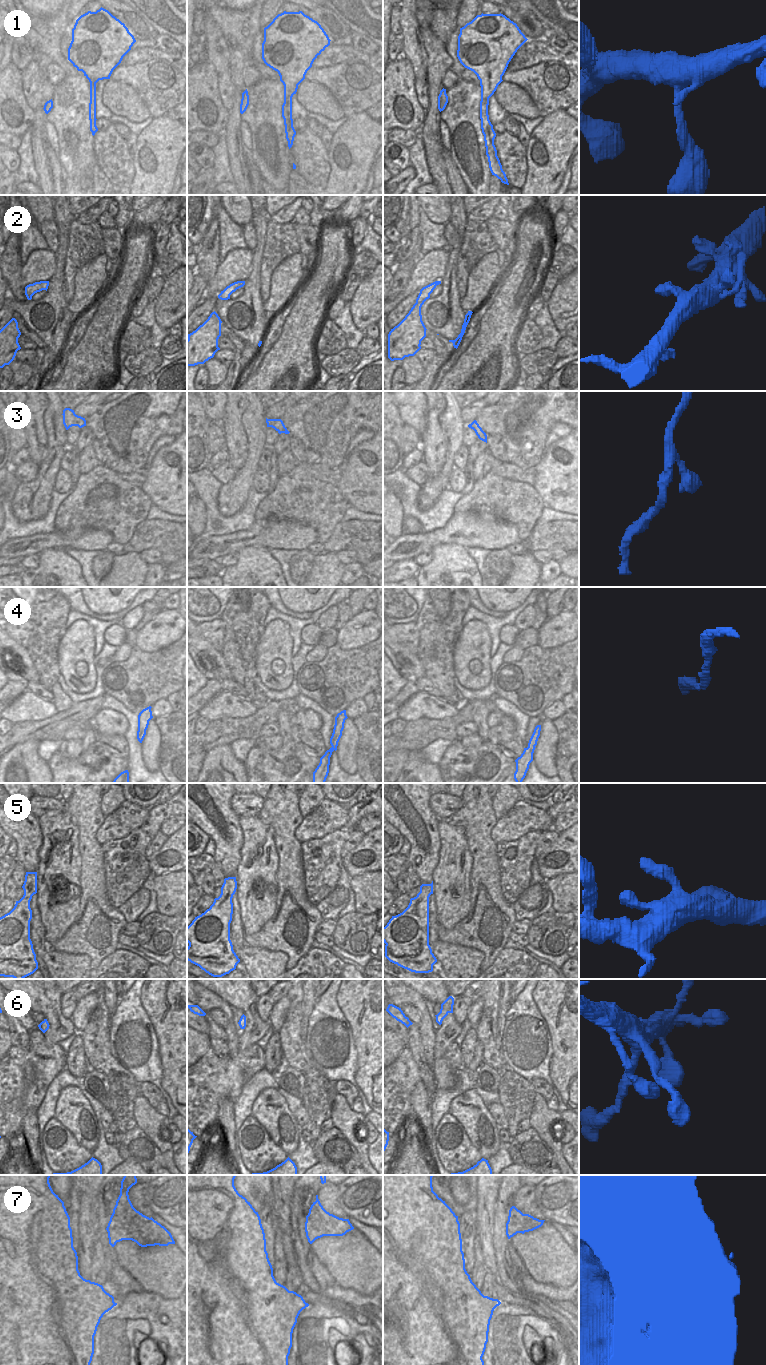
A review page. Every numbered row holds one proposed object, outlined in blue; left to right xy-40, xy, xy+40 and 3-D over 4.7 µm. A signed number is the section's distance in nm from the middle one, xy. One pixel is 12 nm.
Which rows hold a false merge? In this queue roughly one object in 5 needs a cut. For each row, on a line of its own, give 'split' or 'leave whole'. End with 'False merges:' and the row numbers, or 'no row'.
1: leave whole
2: leave whole
3: leave whole
4: leave whole
5: leave whole
6: leave whole
7: split
False merges: 7

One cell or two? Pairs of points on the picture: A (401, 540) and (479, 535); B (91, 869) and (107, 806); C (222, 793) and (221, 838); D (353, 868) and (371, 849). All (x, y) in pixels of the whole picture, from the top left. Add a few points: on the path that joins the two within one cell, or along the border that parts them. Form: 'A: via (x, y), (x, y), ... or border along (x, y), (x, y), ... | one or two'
A: via (420, 540), (460, 535) | one
B: border along (101, 795), (101, 812), (104, 817) | two
C: via (222, 807), (222, 813), (227, 822), (229, 834) | one
D: via (358, 863), (367, 854) | one

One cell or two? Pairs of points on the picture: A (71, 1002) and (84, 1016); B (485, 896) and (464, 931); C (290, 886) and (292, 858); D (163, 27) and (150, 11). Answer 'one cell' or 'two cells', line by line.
A: two cells
B: one cell
C: one cell
D: one cell

